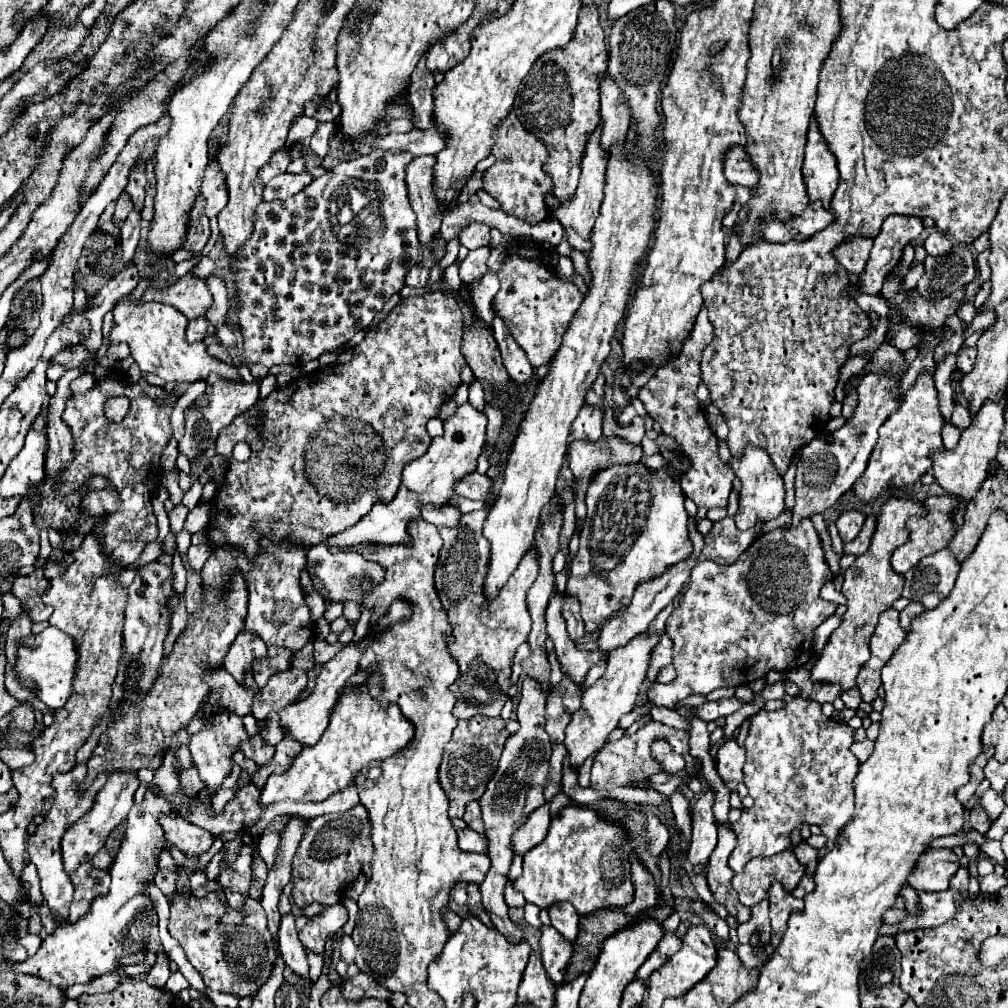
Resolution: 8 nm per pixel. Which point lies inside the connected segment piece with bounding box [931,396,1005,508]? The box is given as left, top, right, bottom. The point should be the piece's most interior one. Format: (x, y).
(960, 471)

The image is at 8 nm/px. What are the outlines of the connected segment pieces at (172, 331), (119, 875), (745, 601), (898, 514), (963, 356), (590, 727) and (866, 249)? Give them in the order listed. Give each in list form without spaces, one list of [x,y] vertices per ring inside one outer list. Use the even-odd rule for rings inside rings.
[[[119,302],[113,308],[115,316],[115,328],[111,330],[111,342],[127,342],[131,348],[131,356],[137,362],[141,372],[151,372],[161,376],[163,380],[173,382],[207,382],[209,374],[217,374],[223,380],[239,382],[241,376],[233,364],[227,364],[215,356],[209,356],[205,350],[205,344],[189,344],[185,340],[185,328],[189,320],[175,310],[173,306],[157,304],[157,302],[145,302],[145,304],[129,304]]]
[[[173,748],[169,754],[165,754],[163,766],[155,774],[155,786],[161,788],[163,796],[157,798],[151,792],[147,792],[143,802],[139,804],[139,808],[133,806],[133,810],[127,816],[127,834],[115,856],[115,864],[109,870],[109,874],[111,874],[109,894],[99,896],[91,904],[91,912],[87,916],[83,916],[81,920],[77,920],[75,924],[67,922],[67,924],[57,926],[55,932],[49,934],[41,942],[39,950],[33,956],[11,966],[13,972],[31,974],[53,986],[59,986],[61,990],[67,990],[75,982],[85,984],[91,978],[117,970],[119,956],[129,956],[129,954],[141,952],[141,950],[161,954],[157,916],[153,916],[153,902],[149,898],[145,898],[141,892],[143,892],[145,884],[149,884],[147,878],[157,872],[157,856],[167,846],[167,840],[157,822],[157,816],[159,816],[159,812],[173,814],[165,796],[177,794],[177,786],[179,786],[179,776],[173,772],[175,750],[177,748]]]
[[[811,520],[801,522],[797,528],[773,530],[759,536],[743,558],[737,558],[733,564],[715,564],[711,560],[699,562],[691,570],[689,586],[679,606],[667,618],[667,636],[673,640],[673,666],[677,678],[668,684],[655,682],[649,690],[649,700],[657,706],[673,708],[675,702],[691,694],[707,694],[723,686],[741,686],[753,680],[767,676],[771,670],[791,672],[807,664],[813,652],[813,632],[815,628],[835,614],[837,604],[827,602],[819,596],[819,590],[825,582],[833,578],[825,554],[819,542],[819,536]]]
[[[887,498],[879,510],[875,512],[877,526],[875,534],[871,538],[871,546],[865,554],[855,558],[855,562],[845,570],[845,580],[841,592],[847,598],[847,612],[843,614],[841,626],[829,636],[829,642],[825,644],[821,658],[815,662],[811,670],[813,682],[839,682],[841,690],[849,690],[855,686],[855,678],[861,670],[861,666],[869,660],[869,640],[873,636],[873,630],[877,626],[879,614],[889,610],[891,604],[901,598],[903,590],[903,576],[899,576],[891,568],[891,554],[895,548],[903,546],[907,542],[907,520],[911,516],[925,516],[927,510],[923,502],[917,502],[913,498]]]
[[[961,348],[961,350],[957,352],[957,366],[959,366],[959,370],[961,370],[963,374],[969,374],[969,370],[973,368],[973,364],[975,364],[975,354],[977,354],[975,348]]]
[[[643,632],[643,634],[637,634],[635,638],[631,638],[631,642],[627,646],[621,646],[621,648],[615,648],[609,652],[605,674],[591,688],[583,690],[581,708],[573,714],[573,720],[565,730],[565,746],[569,750],[571,766],[579,768],[591,752],[601,750],[605,746],[609,732],[613,732],[617,728],[617,722],[621,720],[621,716],[625,716],[627,712],[631,712],[635,708],[639,686],[647,676],[651,652],[657,644],[659,644],[659,634]]]
[[[849,238],[843,242],[833,254],[837,262],[851,274],[863,274],[863,266],[867,264],[869,252],[871,252],[871,238]]]

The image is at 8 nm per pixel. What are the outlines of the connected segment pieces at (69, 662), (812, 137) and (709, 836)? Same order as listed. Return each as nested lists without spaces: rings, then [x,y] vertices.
[[[45,628],[39,634],[31,634],[27,638],[19,640],[19,650],[17,650],[17,660],[15,660],[15,676],[17,682],[27,688],[29,692],[37,694],[37,698],[51,710],[61,708],[69,696],[71,696],[71,686],[73,686],[73,672],[77,664],[77,648],[75,640],[67,636],[65,632],[57,628]]]
[[[815,118],[809,126],[805,160],[803,160],[803,178],[807,186],[809,200],[821,200],[823,208],[829,208],[831,196],[839,184],[839,170],[835,156],[829,152],[825,138],[821,136]]]
[[[713,790],[703,792],[693,802],[693,838],[689,848],[689,862],[693,866],[705,864],[717,844],[717,824],[713,816],[713,802],[715,794]]]

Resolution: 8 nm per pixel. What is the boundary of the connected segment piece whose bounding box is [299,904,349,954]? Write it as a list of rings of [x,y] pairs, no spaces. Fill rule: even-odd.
[[[343,904],[323,908],[317,916],[309,918],[309,922],[303,926],[303,930],[299,932],[299,940],[303,942],[303,946],[307,950],[311,950],[315,954],[323,954],[327,936],[331,932],[339,932],[339,928],[343,928],[347,920],[349,920],[349,916],[347,916],[347,910]]]

